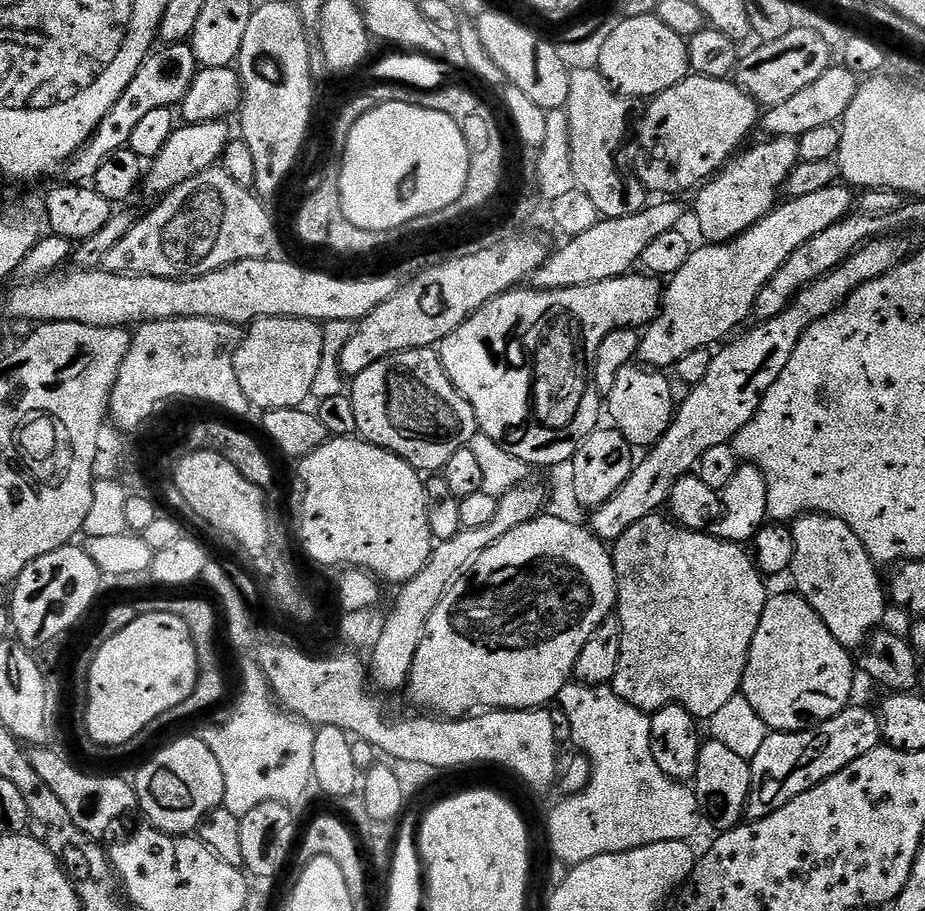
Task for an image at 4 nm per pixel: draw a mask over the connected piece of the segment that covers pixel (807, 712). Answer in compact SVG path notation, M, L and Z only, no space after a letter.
M789 590L781 596L769 595L762 610L762 622L754 634L748 661L744 667L742 694L758 710L758 714L768 723L769 729L777 732L800 732L837 716L853 703L852 683L857 673L854 671L854 656L842 647L838 638L826 630L826 622L795 591Z

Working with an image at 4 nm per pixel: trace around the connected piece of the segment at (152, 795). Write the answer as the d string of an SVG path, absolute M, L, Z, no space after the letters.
M195 735L192 736L184 736L166 745L161 752L153 751L143 761L145 764L134 779L136 803L139 811L144 811L148 819L145 821L158 831L168 832L172 836L195 833L206 814L224 803L222 766L218 766L218 758L210 754L210 746L206 746L206 742Z

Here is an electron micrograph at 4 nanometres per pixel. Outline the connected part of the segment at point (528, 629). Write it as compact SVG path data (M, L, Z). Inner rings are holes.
M541 514L536 519L510 530L510 534L498 538L498 542L490 546L490 550L483 552L456 577L455 582L448 585L448 593L438 602L438 606L430 614L428 625L424 627L424 636L414 658L412 673L408 675L406 693L420 707L417 709L431 710L444 718L464 718L477 710L540 710L548 706L551 700L553 703L561 690L573 679L582 646L590 642L590 634L598 630L600 623L613 615L616 606L616 571L612 565L612 553L605 541L599 540L585 525L583 528L582 525L571 524L560 516L548 515Z

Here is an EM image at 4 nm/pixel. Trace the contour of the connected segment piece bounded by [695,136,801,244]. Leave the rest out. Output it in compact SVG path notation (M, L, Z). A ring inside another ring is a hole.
M773 136L765 139L765 144L756 144L753 148L745 147L735 158L724 165L722 171L713 176L695 193L696 224L700 227L703 238L709 244L724 244L738 234L742 234L750 226L754 226L767 212L771 212L778 203L788 175L801 163L800 141L795 136Z

